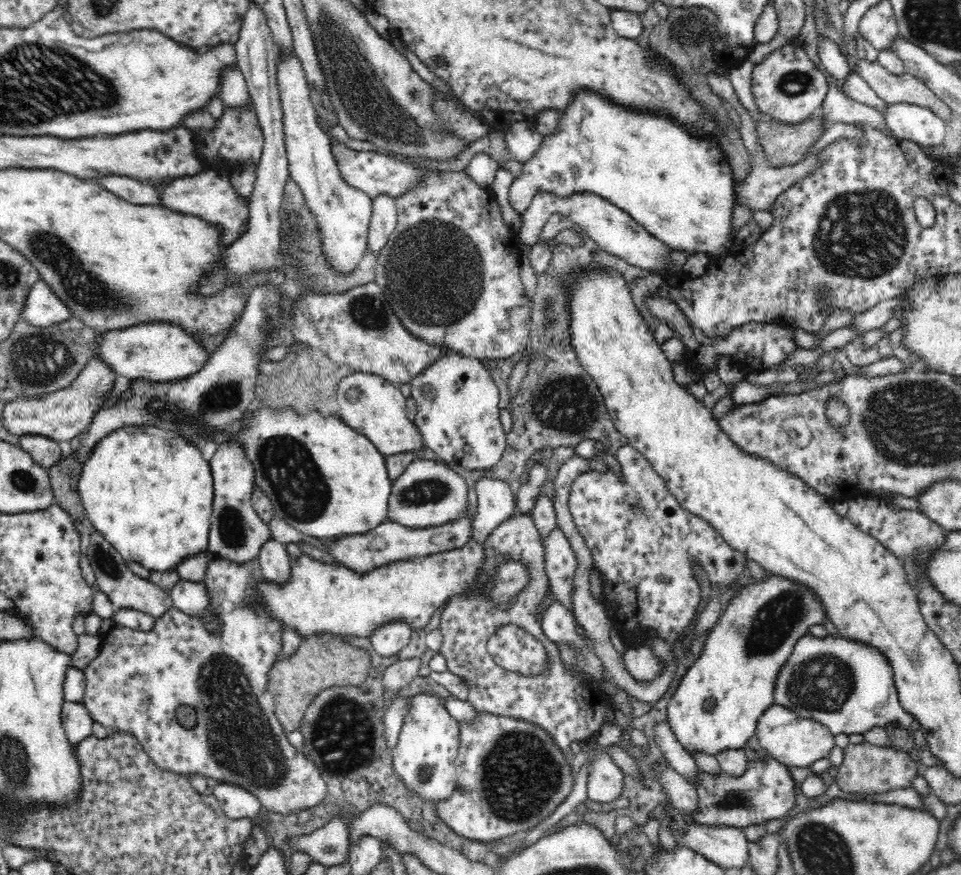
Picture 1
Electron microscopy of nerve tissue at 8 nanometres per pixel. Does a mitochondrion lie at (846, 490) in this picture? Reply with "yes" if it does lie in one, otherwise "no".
no

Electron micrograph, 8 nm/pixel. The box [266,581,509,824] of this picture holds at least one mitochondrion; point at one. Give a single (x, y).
(344, 736)

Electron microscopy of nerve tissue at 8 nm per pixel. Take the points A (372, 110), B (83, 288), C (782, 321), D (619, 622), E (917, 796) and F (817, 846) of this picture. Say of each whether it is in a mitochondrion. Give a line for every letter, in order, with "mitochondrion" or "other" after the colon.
A: mitochondrion
B: mitochondrion
C: other
D: other
E: other
F: mitochondrion

